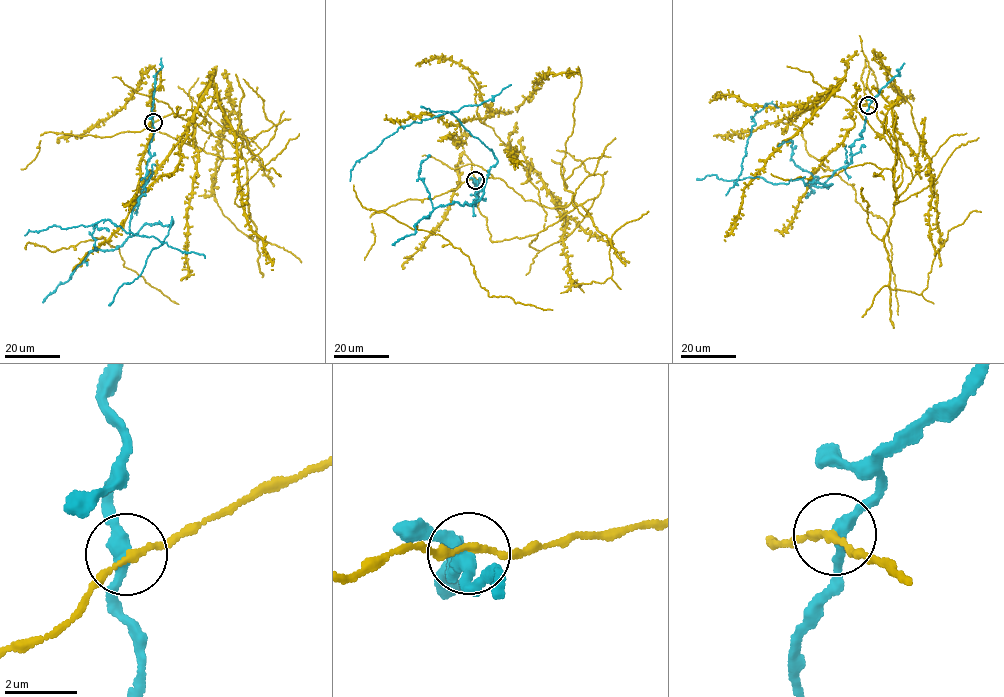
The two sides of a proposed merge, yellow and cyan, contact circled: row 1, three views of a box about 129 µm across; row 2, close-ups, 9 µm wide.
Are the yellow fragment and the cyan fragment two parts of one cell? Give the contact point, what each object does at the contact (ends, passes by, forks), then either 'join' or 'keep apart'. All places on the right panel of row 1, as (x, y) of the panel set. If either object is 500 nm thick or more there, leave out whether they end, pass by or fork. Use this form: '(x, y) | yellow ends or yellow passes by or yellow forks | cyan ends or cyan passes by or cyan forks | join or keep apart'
(868, 105) | yellow passes by | cyan passes by | keep apart

